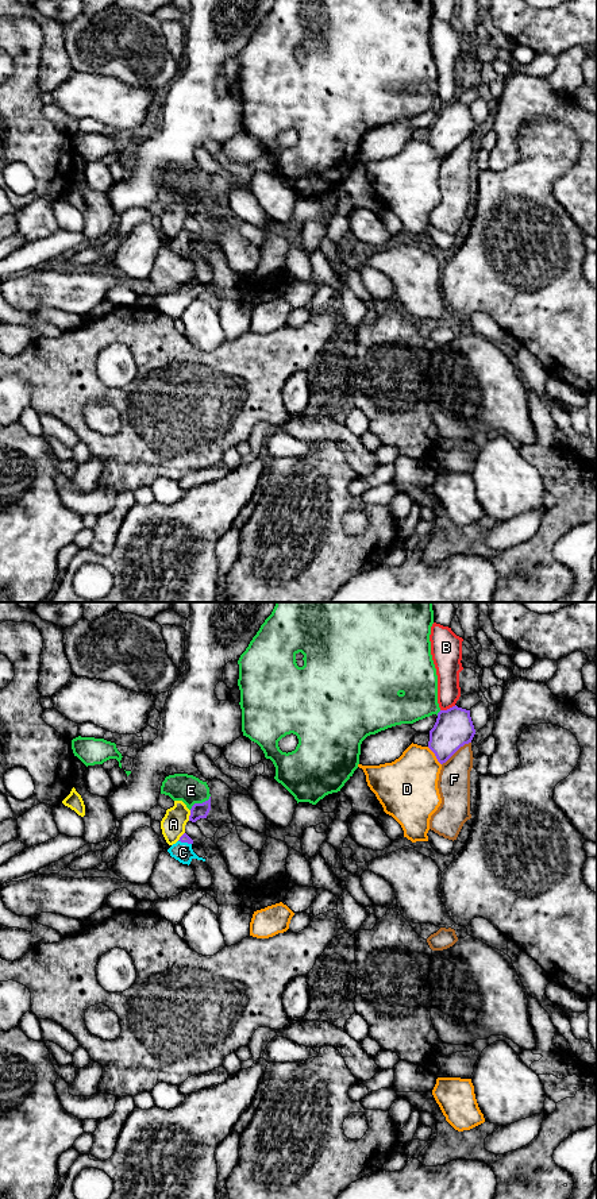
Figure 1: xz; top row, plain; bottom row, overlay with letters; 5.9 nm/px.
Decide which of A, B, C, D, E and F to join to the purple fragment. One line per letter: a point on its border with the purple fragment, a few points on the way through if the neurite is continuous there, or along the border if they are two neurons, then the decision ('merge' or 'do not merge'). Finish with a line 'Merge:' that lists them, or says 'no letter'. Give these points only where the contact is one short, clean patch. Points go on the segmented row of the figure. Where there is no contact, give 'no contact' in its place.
A: xz (189, 816) | along xz (191, 810), (188, 820) | do not merge
B: xz (447, 709) | along xz (455, 705), (440, 710) | do not merge
C: xz (185, 841) | across xz (184, 839), (185, 841), (183, 852) | merge
D: xz (435, 755) | do not merge
E: xz (200, 804) | do not merge
F: xz (455, 751) | do not merge
Merge: C

